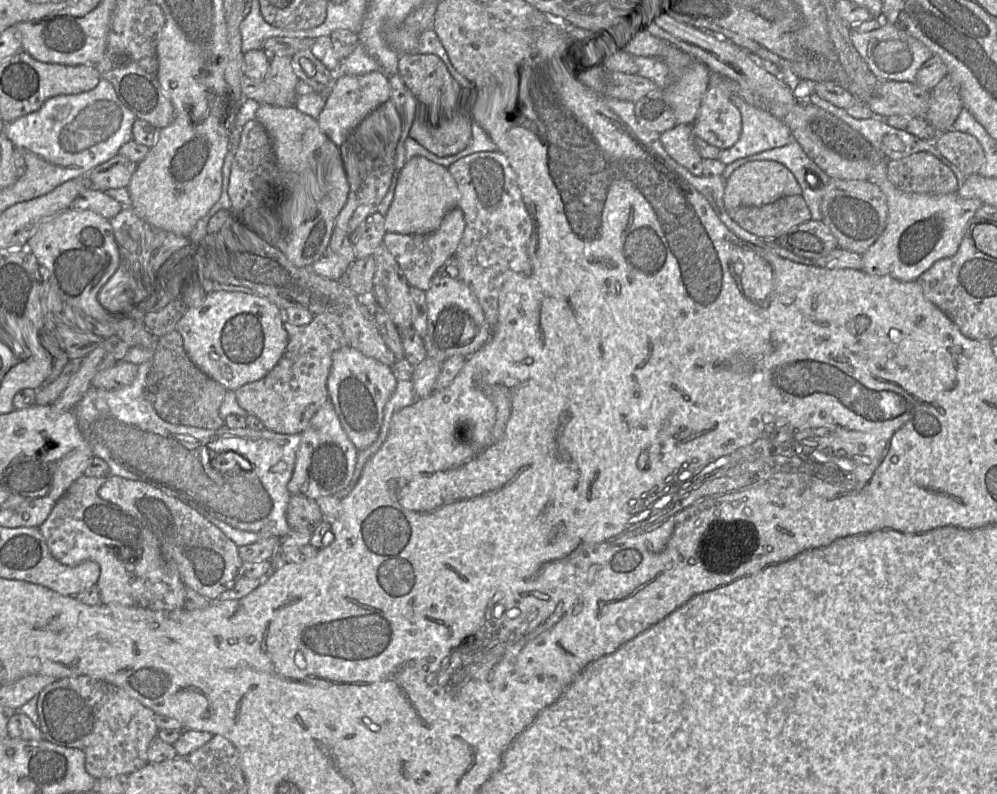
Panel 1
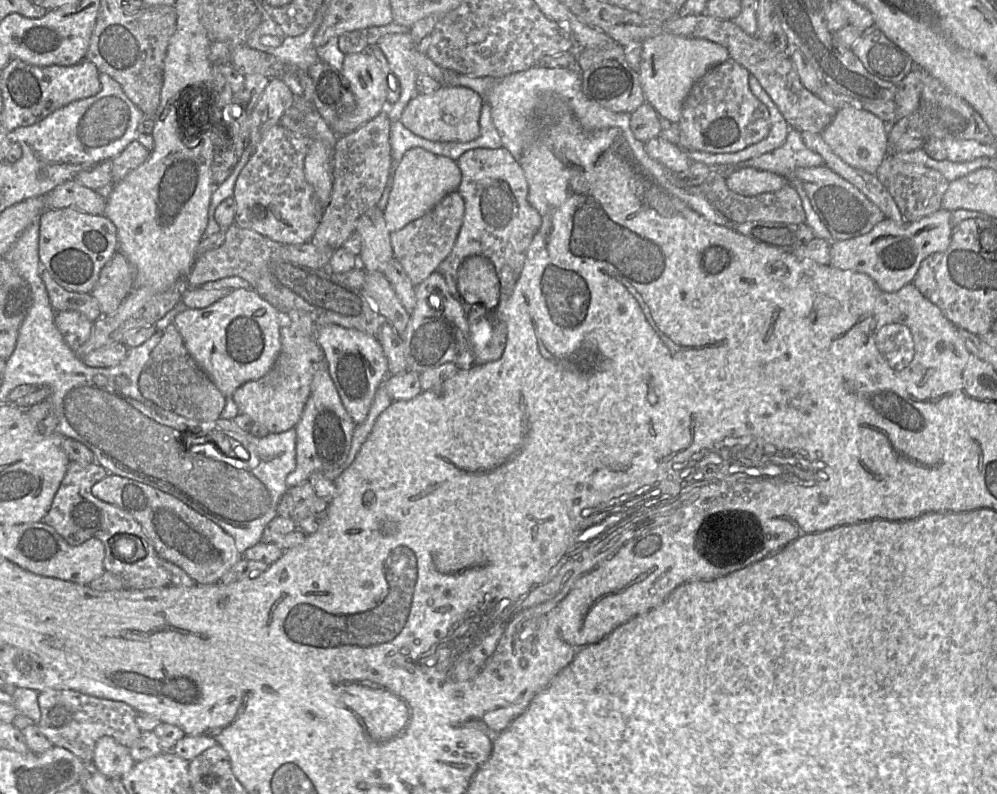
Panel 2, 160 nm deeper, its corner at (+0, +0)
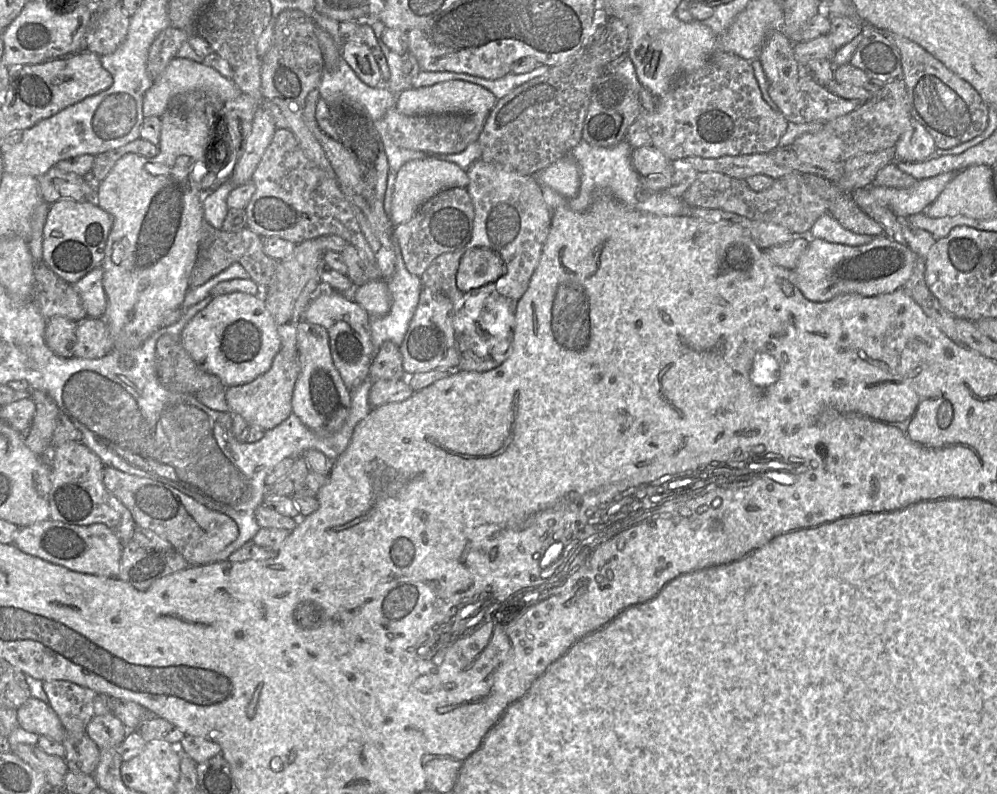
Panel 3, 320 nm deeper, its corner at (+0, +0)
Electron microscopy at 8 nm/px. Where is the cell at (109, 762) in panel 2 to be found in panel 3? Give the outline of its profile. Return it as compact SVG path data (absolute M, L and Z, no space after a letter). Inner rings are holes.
M112 712L95 716L87 725L88 736L99 749L118 748L127 736L127 728Z

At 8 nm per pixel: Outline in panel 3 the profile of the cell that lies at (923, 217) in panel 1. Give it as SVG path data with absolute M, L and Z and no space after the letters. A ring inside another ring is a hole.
M885 234L877 235L871 242L859 246L815 238L809 240L807 249L793 270L805 298L824 302L845 294L871 297L901 289L909 280L917 258L908 245L891 241Z

